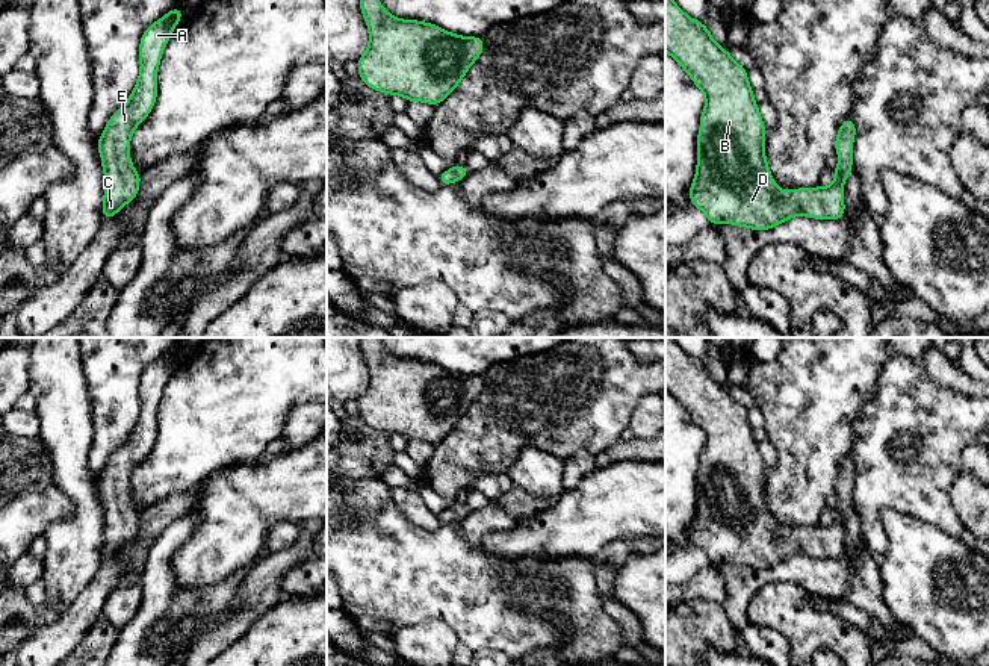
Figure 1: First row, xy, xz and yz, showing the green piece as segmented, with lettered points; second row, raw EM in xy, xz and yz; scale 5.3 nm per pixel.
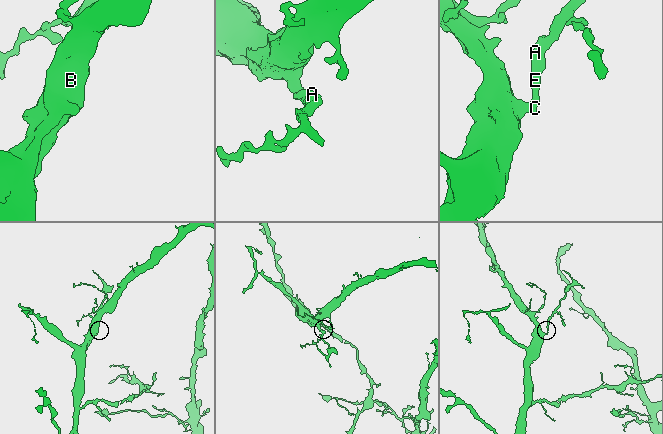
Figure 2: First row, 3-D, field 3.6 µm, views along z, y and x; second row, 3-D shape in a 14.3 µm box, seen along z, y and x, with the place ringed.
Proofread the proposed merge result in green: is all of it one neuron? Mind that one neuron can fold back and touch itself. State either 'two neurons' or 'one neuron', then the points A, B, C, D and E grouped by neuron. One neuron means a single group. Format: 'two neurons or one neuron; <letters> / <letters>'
one neuron; A B C D E

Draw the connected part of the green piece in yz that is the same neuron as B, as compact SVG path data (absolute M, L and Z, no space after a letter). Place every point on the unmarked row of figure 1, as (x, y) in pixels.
M665 338L665 391L705 434L690 540L711 563L762 571L797 554L842 559L844 522L853 510L853 456L836 474L839 501L833 522L782 530L767 503L765 466L747 409L714 380L706 363L693 359L671 338Z

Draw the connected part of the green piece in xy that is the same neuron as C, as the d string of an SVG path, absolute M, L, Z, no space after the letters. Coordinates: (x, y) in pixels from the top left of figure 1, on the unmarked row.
M174 347L145 368L139 383L141 410L135 428L126 443L109 457L103 474L97 478L104 512L101 552L106 559L113 557L139 531L141 513L129 495L130 478L135 468L153 450L157 437L157 407L181 354L183 347Z

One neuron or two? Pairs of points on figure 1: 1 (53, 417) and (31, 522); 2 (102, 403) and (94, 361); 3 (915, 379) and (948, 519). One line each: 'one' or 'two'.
1: two
2: one
3: one

